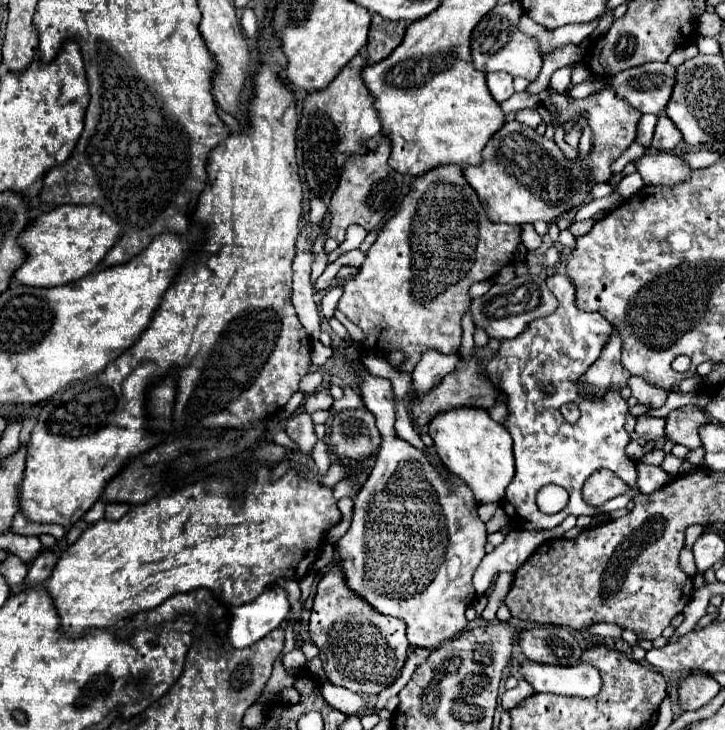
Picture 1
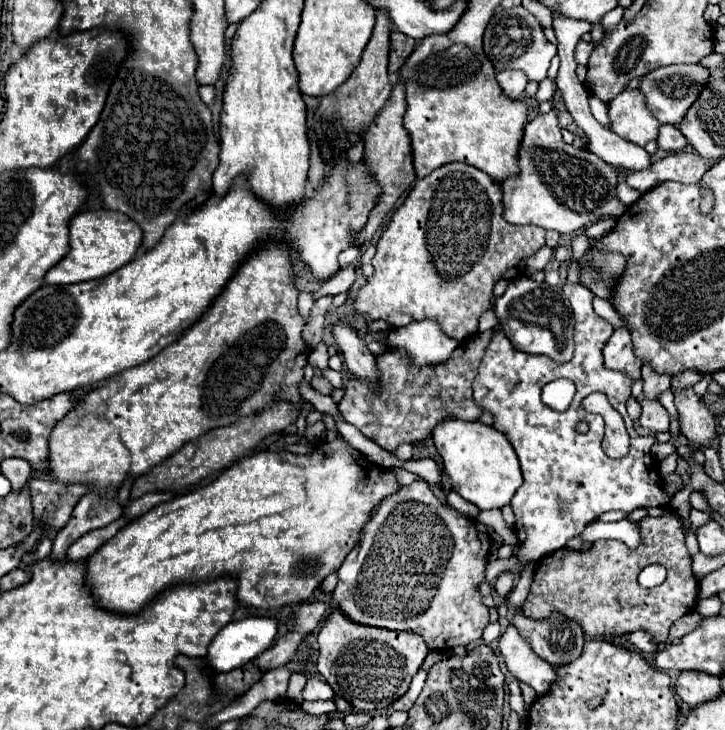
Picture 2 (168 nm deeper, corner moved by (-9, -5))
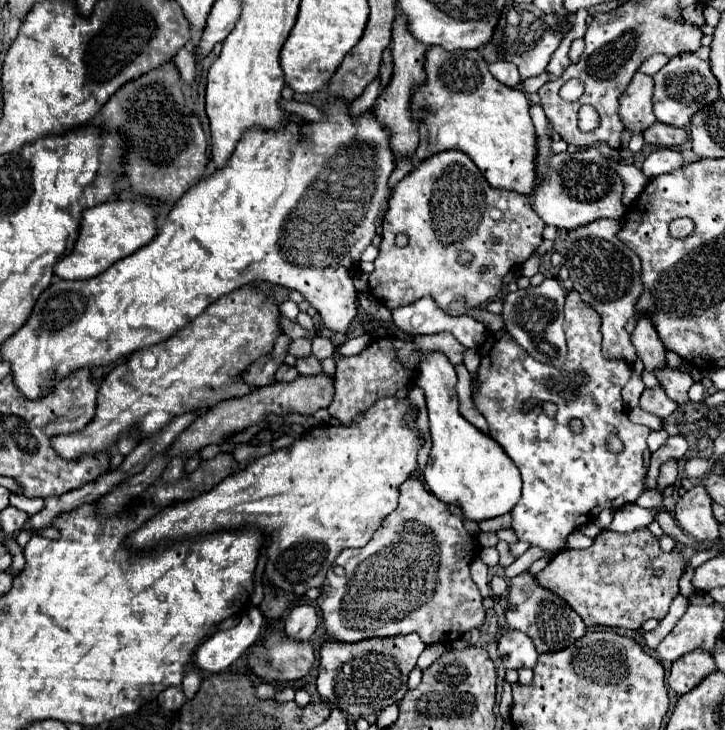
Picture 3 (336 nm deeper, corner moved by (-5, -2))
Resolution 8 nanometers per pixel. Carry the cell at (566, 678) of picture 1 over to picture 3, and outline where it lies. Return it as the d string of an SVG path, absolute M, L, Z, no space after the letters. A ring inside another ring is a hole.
M504 629L502 635L498 637L498 653L504 667L516 669L516 671L522 667L534 669L538 659L532 639L526 633L512 631L512 629Z

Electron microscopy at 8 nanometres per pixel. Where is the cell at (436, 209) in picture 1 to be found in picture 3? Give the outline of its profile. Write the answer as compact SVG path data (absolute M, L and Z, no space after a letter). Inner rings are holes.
M442 151L422 161L414 171L410 171L394 189L390 197L390 209L382 225L382 243L380 253L374 261L374 271L368 279L368 289L374 299L378 299L390 311L402 305L418 301L418 297L430 295L436 305L446 313L450 303L464 299L466 309L482 307L502 289L502 277L510 273L516 265L520 267L542 243L544 221L530 209L526 195L494 189L478 167L462 151ZM398 233L408 235L406 247L396 247L394 239ZM468 251L472 261L462 265L458 261L460 253Z

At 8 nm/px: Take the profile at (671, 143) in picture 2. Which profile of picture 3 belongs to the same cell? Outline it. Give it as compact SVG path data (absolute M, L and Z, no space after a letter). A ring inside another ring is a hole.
M656 121L652 127L644 131L644 141L648 145L658 145L658 147L676 147L676 145L682 145L686 139L688 139L686 129L666 125L660 121Z

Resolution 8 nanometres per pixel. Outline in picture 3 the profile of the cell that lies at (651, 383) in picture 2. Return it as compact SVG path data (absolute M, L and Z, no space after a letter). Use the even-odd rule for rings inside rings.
M644 315L638 317L638 325L632 333L632 345L636 347L636 353L642 359L644 369L648 373L654 373L658 367L666 365L666 349L658 333L654 331L654 325Z

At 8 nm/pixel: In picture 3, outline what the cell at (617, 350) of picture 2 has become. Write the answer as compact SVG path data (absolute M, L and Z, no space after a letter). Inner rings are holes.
M598 219L584 227L578 227L566 237L566 261L564 265L570 271L570 281L574 289L590 303L602 317L602 355L606 359L622 359L626 363L636 361L636 349L626 333L624 325L634 317L634 305L642 293L640 281L640 259L624 243L616 239L620 221L616 219Z

